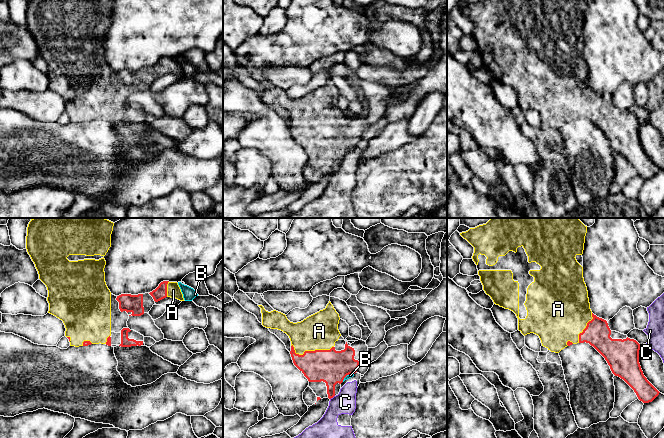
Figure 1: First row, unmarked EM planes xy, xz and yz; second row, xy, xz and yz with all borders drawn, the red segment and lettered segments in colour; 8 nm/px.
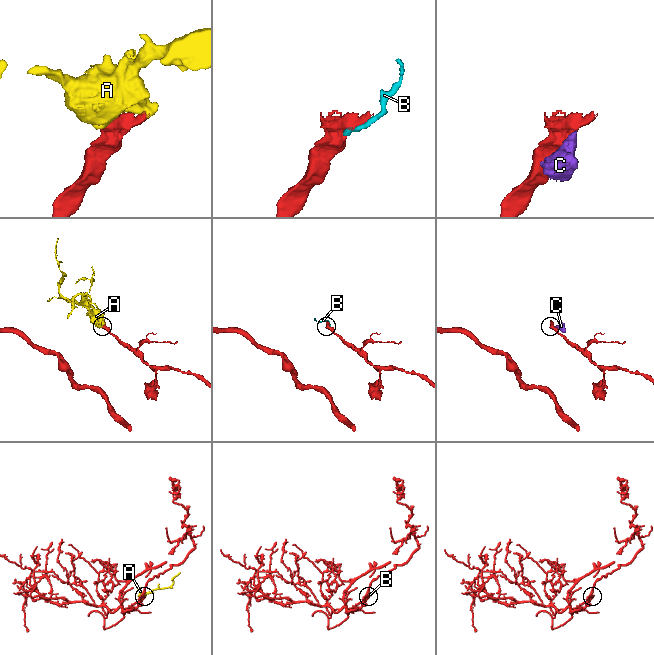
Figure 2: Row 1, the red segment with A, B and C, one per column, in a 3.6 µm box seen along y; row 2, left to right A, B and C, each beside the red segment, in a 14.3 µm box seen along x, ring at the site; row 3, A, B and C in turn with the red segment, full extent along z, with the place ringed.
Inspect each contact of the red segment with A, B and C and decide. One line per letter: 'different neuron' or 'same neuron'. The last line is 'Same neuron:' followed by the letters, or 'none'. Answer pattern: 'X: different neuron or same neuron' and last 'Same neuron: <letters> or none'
A: same neuron
B: different neuron
C: different neuron
Same neuron: A

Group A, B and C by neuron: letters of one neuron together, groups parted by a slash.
A / B C

